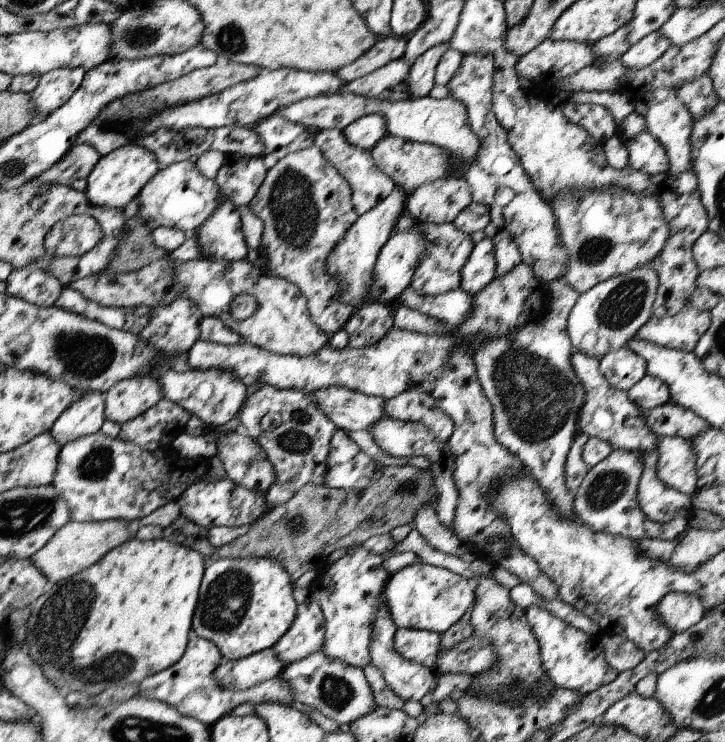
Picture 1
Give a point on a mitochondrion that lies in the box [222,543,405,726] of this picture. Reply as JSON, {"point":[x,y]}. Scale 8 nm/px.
{"point":[337,693]}

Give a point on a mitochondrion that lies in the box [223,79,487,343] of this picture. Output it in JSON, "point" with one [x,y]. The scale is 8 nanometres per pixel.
{"point":[292,204]}

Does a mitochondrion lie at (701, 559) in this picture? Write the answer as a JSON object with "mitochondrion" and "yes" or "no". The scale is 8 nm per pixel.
{"mitochondrion":"no"}

